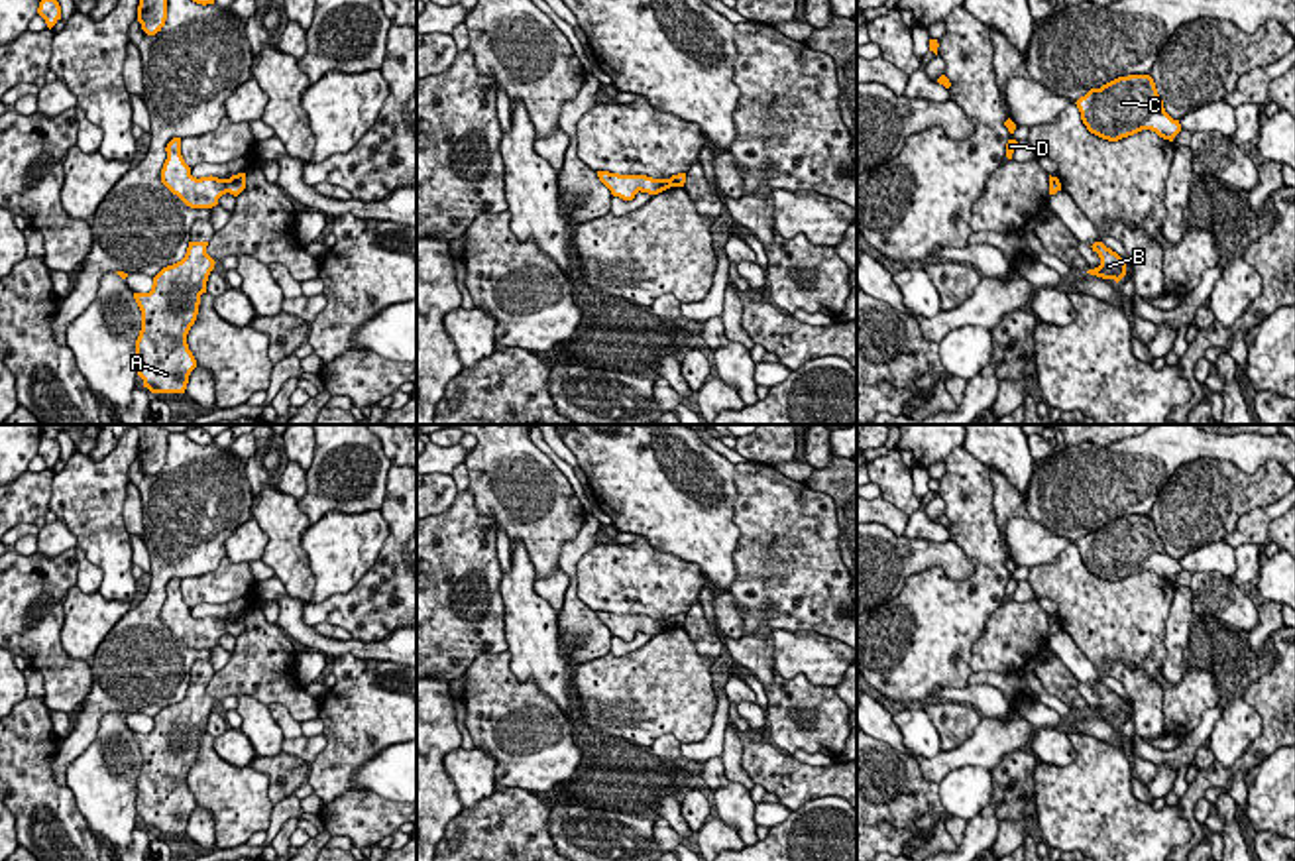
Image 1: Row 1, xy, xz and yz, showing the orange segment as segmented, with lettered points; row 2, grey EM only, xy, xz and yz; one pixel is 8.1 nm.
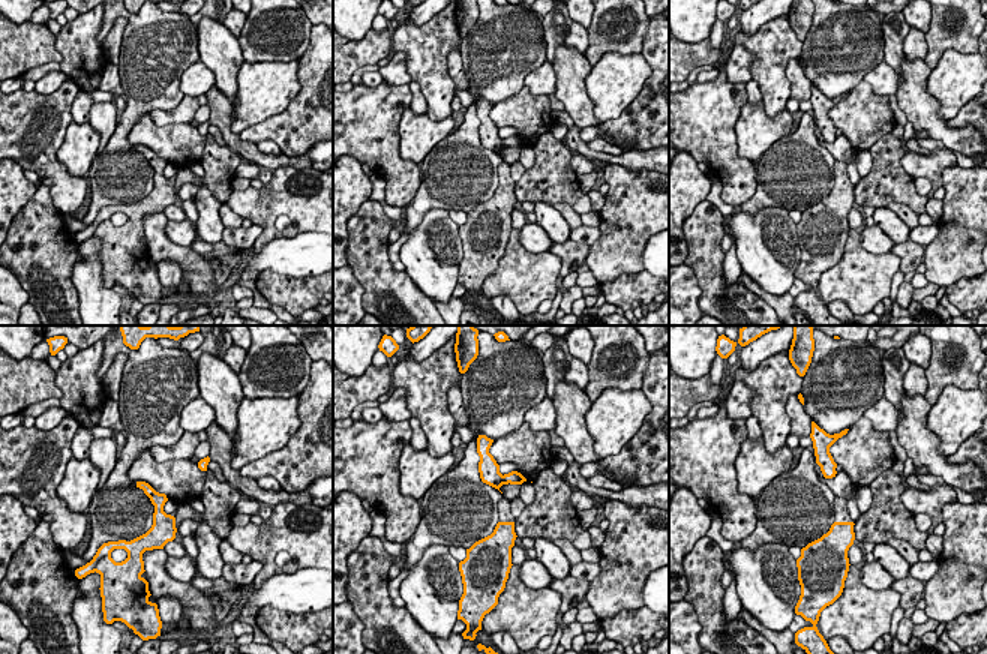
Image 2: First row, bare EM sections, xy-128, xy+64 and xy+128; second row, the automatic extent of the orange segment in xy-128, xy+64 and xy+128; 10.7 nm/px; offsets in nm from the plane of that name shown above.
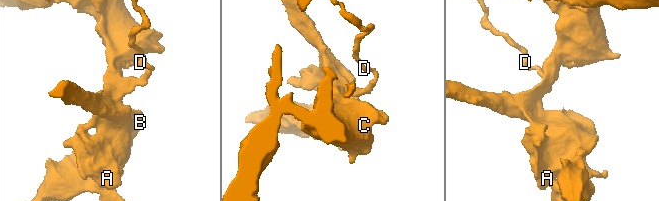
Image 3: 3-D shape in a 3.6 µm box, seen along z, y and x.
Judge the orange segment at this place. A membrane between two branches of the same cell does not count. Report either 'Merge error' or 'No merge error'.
Merge error

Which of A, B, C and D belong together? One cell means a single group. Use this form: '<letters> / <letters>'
A B C / D

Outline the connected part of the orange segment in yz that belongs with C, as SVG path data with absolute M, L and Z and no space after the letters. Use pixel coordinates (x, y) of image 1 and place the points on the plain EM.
M1150 515L1118 517L1100 529L1091 529L1075 545L1087 570L1108 582L1118 582L1142 570L1152 570L1173 582L1181 572L1179 560L1165 552Z

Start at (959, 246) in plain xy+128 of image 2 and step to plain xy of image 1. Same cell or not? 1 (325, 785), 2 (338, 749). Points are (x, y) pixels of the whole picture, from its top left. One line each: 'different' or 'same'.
1: same
2: same

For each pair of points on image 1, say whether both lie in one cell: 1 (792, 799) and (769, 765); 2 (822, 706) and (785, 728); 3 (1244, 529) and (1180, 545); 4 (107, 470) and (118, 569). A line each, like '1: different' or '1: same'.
1: same
2: same
3: different
4: same

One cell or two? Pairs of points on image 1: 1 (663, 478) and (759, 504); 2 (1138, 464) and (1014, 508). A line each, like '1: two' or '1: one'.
1: two
2: two

